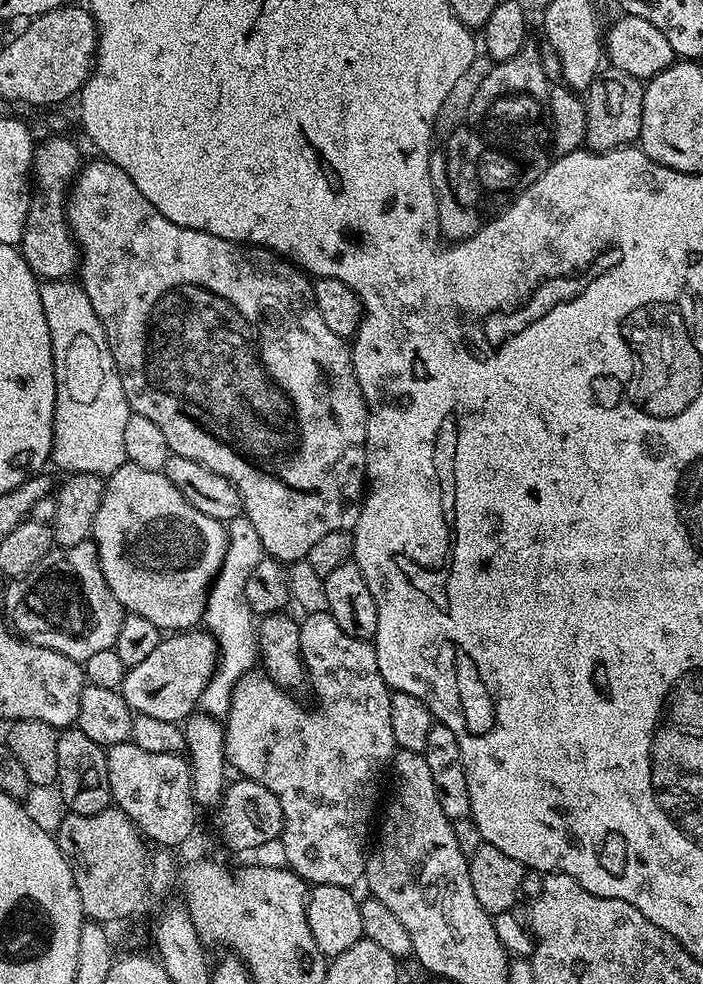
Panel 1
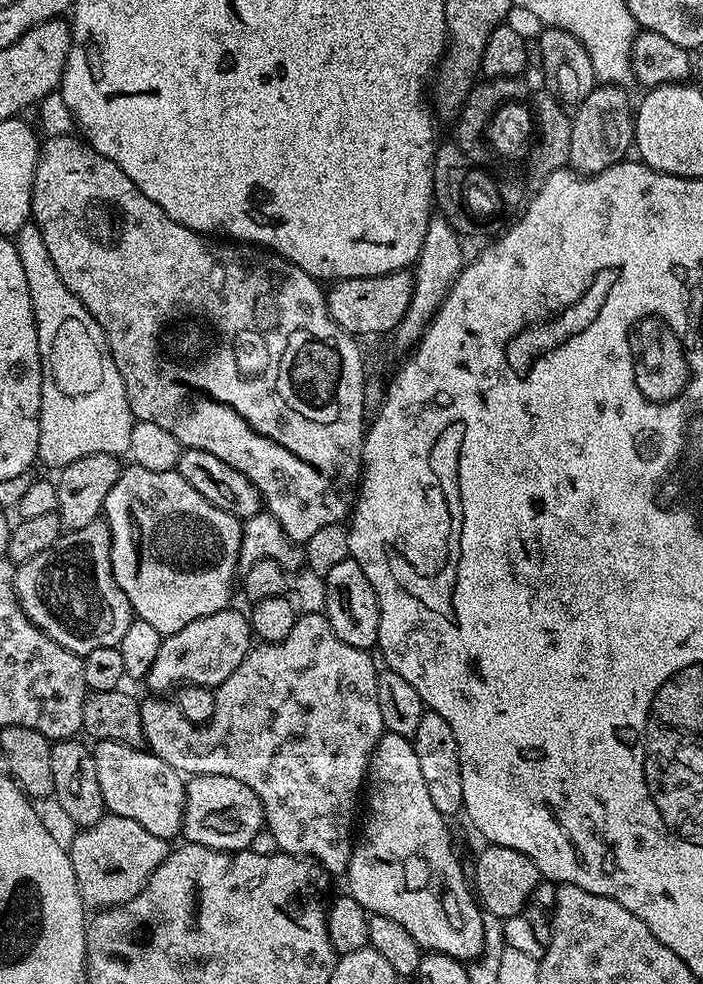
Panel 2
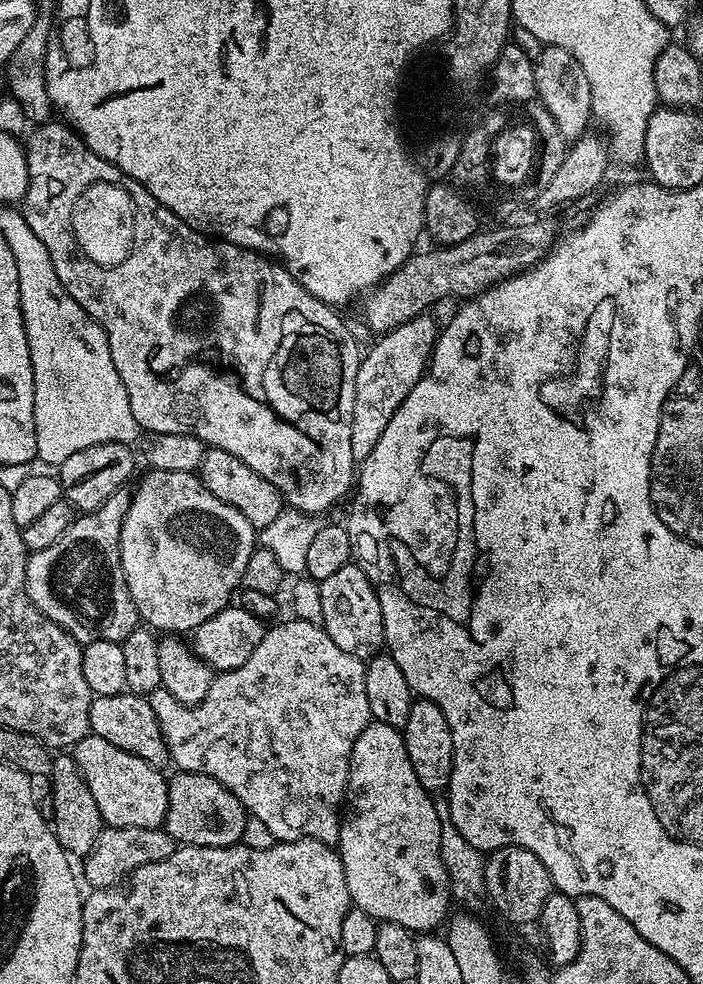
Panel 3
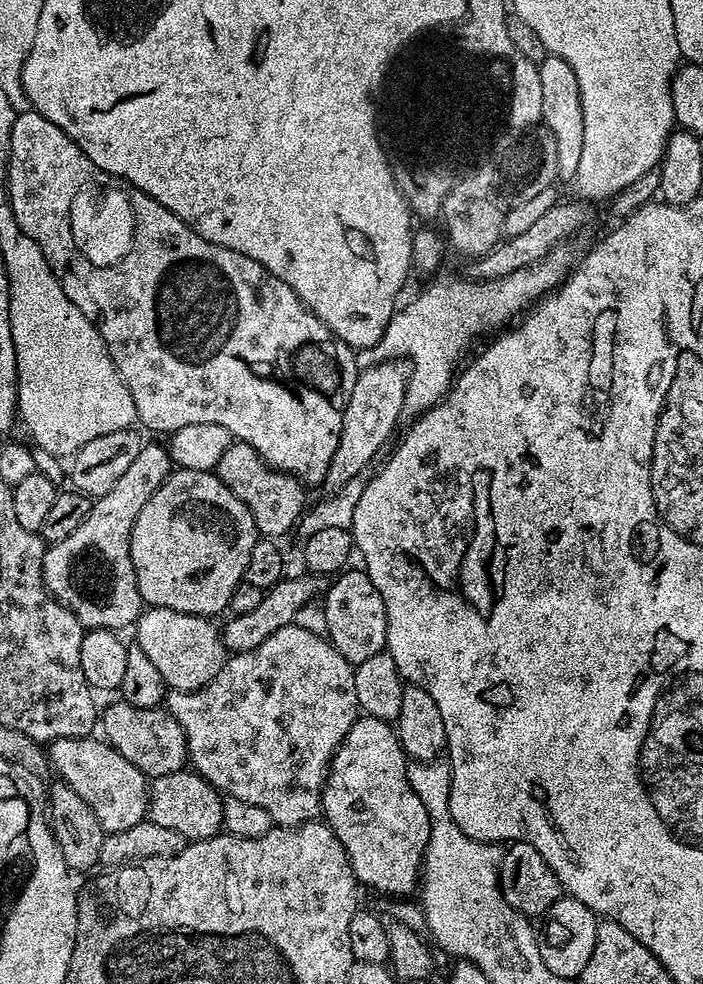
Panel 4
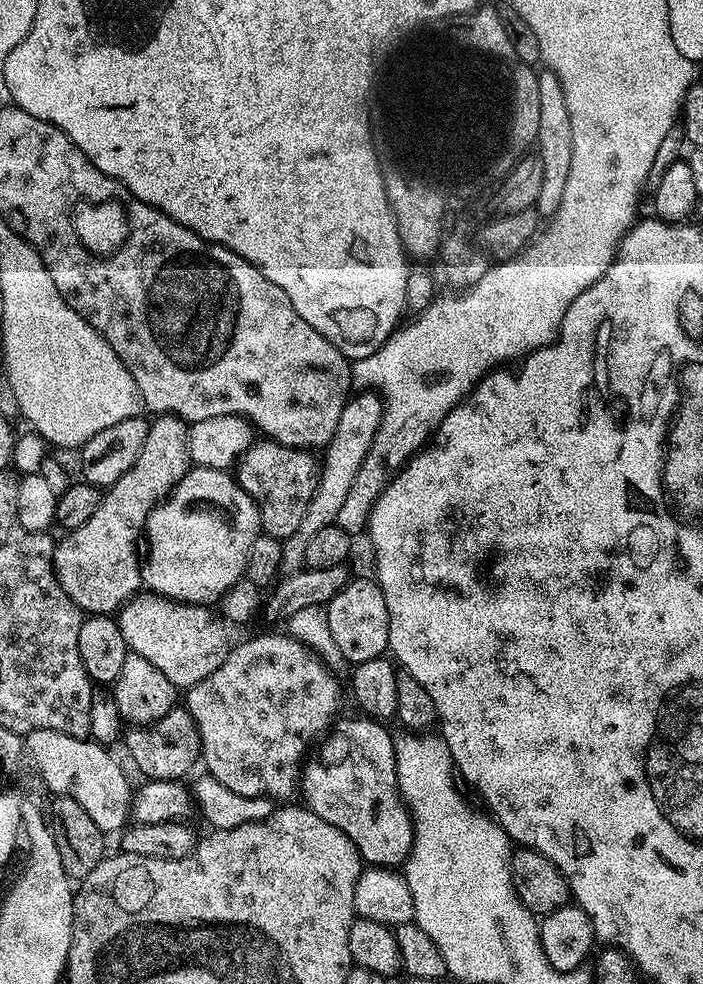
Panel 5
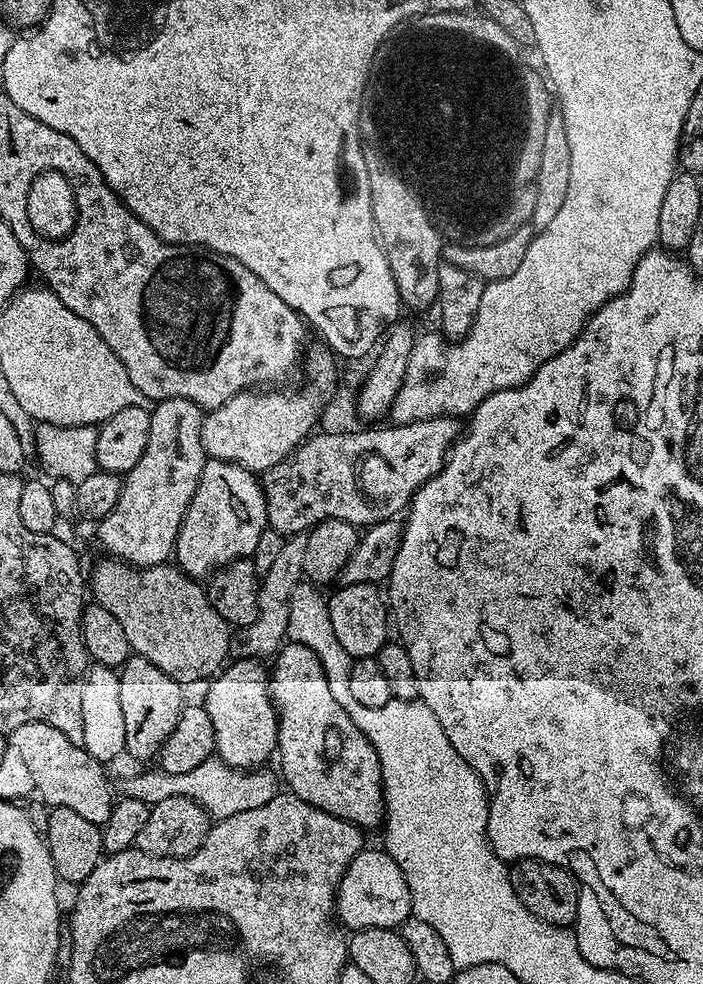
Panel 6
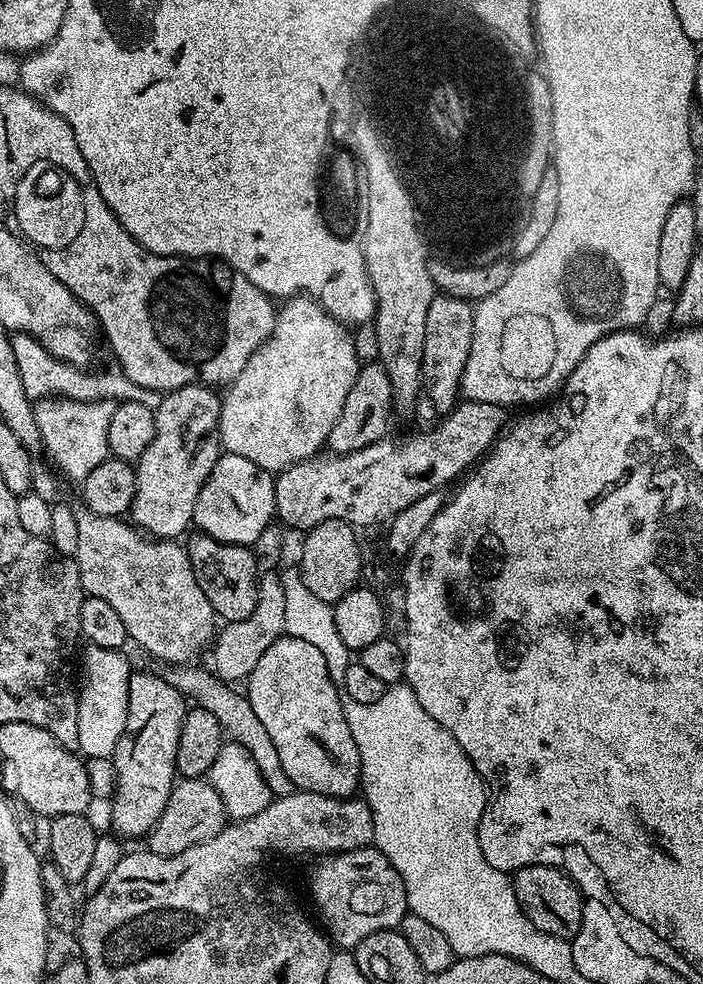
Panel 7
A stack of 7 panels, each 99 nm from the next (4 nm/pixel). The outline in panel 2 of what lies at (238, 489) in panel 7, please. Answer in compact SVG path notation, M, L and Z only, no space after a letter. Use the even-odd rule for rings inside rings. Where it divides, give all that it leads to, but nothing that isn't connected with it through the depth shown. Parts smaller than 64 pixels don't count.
M132 464L121 471L118 482L106 494L106 502L102 513L103 519L108 521L108 529L112 535L112 549L110 550L110 562L112 563L112 573L126 598L130 602L135 619L150 622L154 630L158 630L161 637L174 634L182 630L182 626L190 626L190 622L198 622L198 618L206 618L206 614L218 614L224 608L229 607L232 596L232 575L237 575L238 565L240 563L240 547L242 546L242 521L234 514L226 514L226 510L218 510L214 502L206 502L186 478L175 470L170 472L159 472L158 470L142 470L142 466Z

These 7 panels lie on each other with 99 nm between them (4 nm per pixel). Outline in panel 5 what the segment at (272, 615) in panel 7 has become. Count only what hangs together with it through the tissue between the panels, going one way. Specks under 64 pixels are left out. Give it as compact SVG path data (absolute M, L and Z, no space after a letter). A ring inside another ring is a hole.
M372 390L364 391L368 392L362 393L361 396L353 395L349 399L347 406L342 410L342 418L338 418L338 430L334 430L334 438L330 438L330 442L323 449L320 481L306 510L306 518L302 518L298 530L294 530L294 534L290 534L290 538L283 541L281 573L291 574L305 567L307 544L314 539L314 534L318 534L318 530L339 521L342 502L346 502L346 494L356 484L356 475L374 442L374 434L384 413L384 402L379 395Z

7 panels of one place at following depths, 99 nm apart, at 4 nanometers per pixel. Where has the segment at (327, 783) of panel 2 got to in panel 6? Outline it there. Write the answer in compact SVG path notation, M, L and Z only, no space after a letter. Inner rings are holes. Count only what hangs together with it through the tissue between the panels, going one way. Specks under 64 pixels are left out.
M256 658L234 660L207 681L208 693L202 697L202 703L214 726L215 755L232 768L259 770L268 764L271 756L273 759L278 738L276 707L268 692L270 672Z

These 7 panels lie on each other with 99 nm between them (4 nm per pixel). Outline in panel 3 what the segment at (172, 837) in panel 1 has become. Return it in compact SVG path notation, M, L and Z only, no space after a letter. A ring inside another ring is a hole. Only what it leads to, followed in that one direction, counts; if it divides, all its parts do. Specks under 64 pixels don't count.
M91 734L78 741L70 754L76 760L94 802L110 828L163 828L168 805L168 780L157 765L146 762L126 750L118 750L114 742Z

